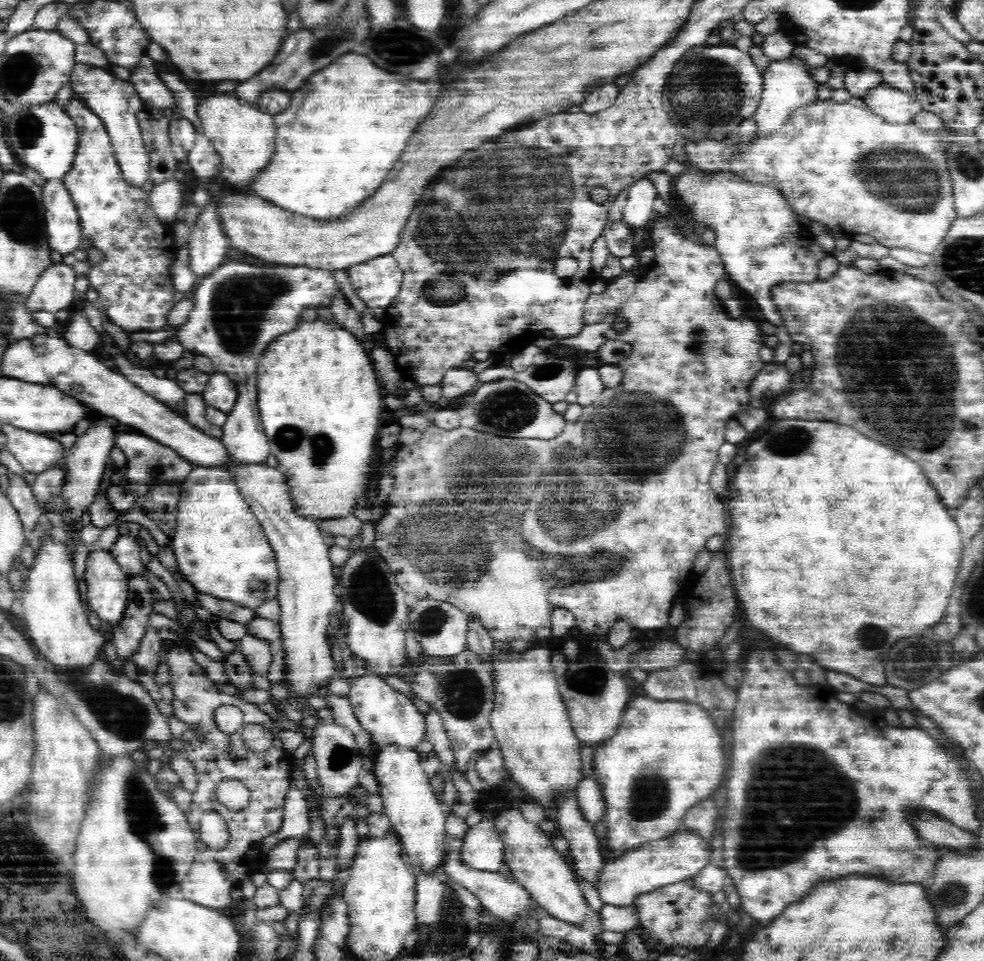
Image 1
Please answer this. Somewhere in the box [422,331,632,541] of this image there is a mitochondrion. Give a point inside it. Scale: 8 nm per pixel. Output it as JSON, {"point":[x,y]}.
{"point":[507,411]}

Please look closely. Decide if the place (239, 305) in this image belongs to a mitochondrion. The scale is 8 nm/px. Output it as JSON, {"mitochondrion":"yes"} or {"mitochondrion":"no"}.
{"mitochondrion":"yes"}

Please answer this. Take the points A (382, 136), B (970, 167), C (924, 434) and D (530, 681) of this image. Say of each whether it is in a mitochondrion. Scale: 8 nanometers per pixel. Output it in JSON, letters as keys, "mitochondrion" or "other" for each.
{"A":"other","B":"mitochondrion","C":"mitochondrion","D":"other"}

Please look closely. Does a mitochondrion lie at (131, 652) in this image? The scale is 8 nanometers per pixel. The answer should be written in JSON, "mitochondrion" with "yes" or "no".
{"mitochondrion":"no"}

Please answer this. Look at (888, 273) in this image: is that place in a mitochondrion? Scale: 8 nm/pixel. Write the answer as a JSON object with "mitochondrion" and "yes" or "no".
{"mitochondrion":"no"}

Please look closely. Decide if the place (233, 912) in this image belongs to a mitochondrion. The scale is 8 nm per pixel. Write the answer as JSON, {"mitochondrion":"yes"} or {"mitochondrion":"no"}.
{"mitochondrion":"no"}

